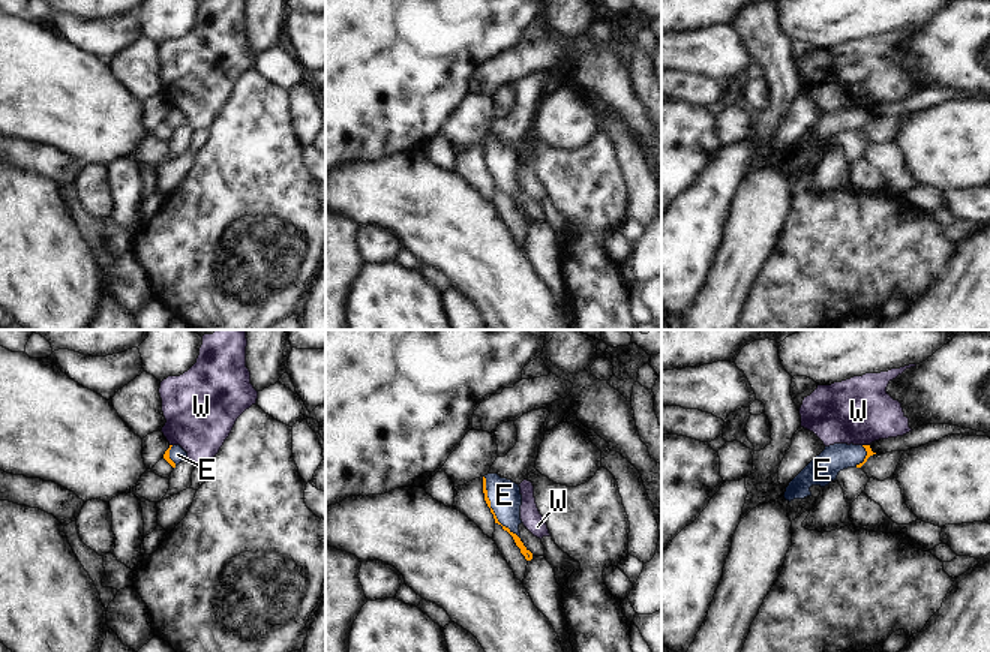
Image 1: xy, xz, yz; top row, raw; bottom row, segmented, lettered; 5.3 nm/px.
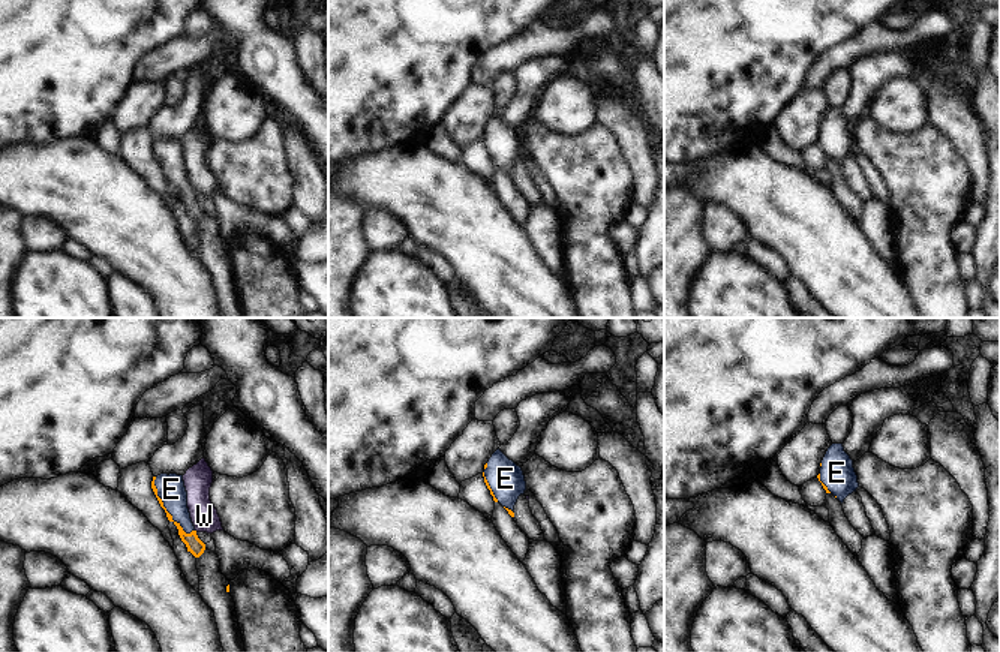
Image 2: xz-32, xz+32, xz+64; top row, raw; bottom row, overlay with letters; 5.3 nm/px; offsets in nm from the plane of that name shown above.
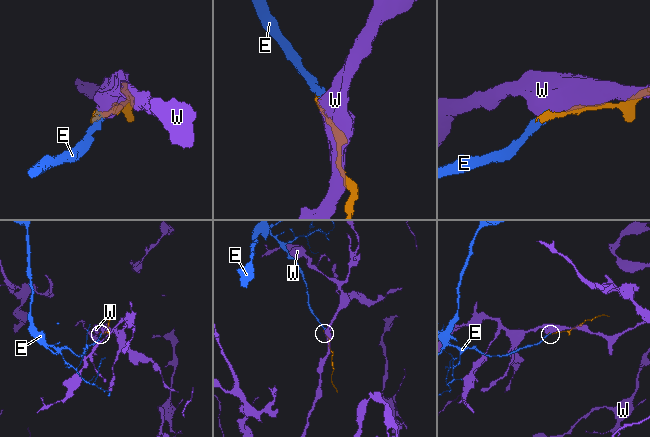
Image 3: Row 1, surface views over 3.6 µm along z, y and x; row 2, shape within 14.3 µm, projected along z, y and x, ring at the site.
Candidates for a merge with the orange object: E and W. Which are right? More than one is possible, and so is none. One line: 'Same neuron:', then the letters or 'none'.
Same neuron: E

